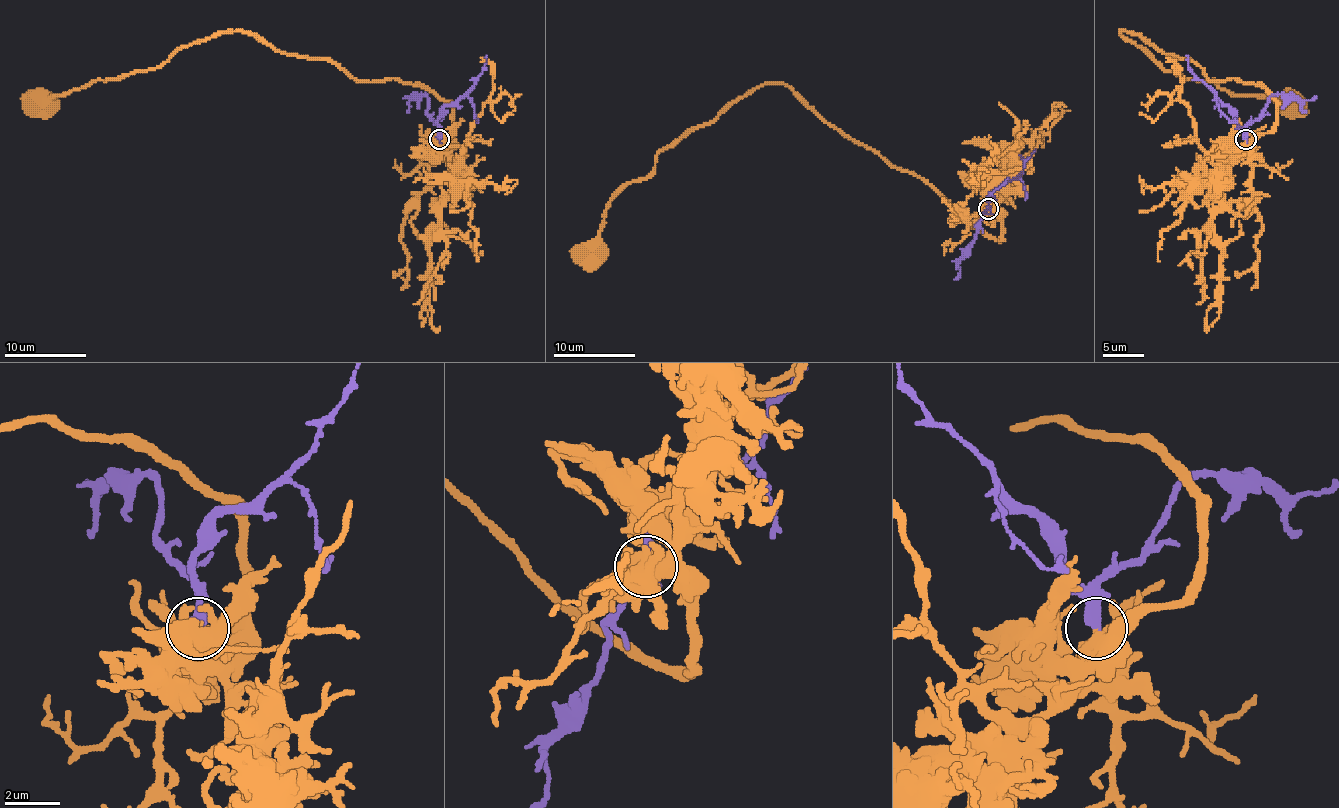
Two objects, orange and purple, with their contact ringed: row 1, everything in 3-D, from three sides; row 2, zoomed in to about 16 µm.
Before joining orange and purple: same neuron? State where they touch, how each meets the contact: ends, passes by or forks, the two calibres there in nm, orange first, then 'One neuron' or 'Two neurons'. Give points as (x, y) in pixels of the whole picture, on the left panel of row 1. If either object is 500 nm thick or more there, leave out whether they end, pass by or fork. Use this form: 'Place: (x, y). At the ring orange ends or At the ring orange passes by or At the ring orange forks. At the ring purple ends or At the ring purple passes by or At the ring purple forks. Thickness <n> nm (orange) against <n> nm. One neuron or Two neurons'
Place: (439, 139). Thickness 600 nm (orange) against 360 nm. One neuron

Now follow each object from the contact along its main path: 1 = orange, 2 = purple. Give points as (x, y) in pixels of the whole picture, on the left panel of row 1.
1: (439, 139), (450, 141), (452, 108), (419, 86), (362, 82), (327, 59), (238, 31), (49, 102)
2: (439, 139), (439, 112), (474, 86), (486, 55)

